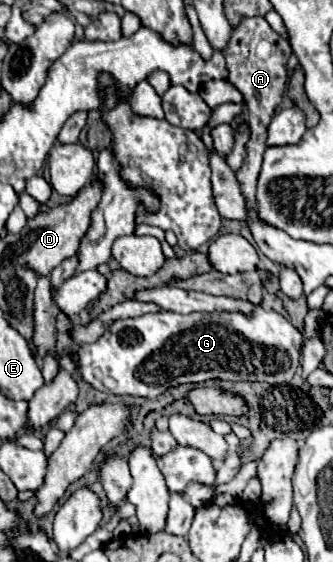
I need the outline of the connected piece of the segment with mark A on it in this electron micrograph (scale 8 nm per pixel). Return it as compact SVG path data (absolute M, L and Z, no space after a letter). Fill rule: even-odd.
M245 18L237 30L233 30L229 46L225 50L225 60L227 60L227 70L229 70L229 82L243 94L247 110L249 110L249 142L245 146L245 160L243 166L237 170L237 180L241 186L241 192L247 200L247 212L253 212L255 208L255 184L257 184L257 174L261 170L261 156L267 148L267 126L275 114L283 92L287 84L287 60L291 56L291 46L285 38L281 38L265 18ZM267 42L271 52L267 58L257 56L257 44Z

